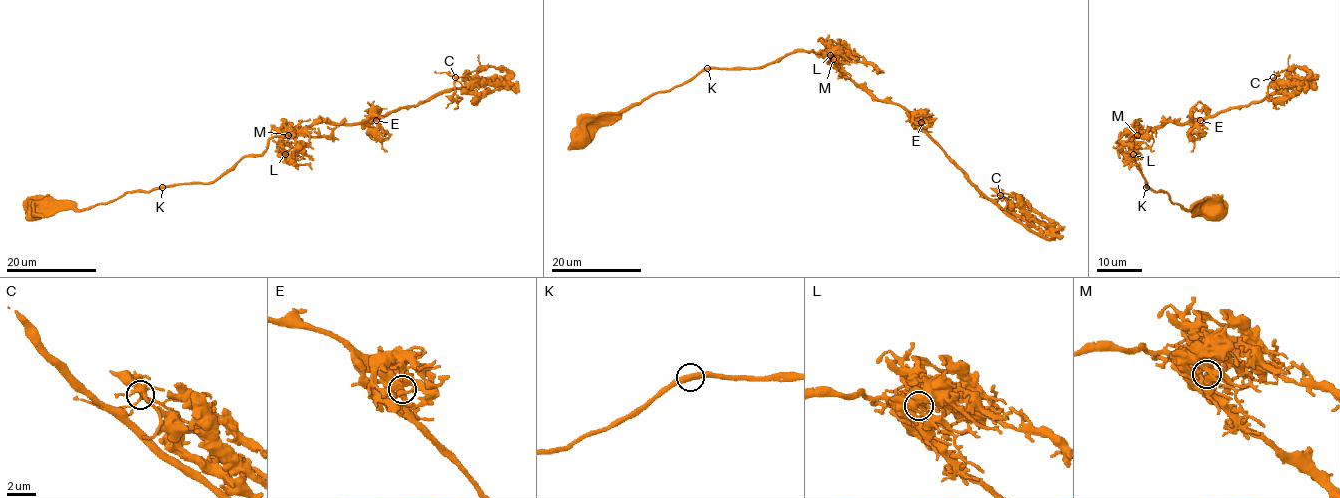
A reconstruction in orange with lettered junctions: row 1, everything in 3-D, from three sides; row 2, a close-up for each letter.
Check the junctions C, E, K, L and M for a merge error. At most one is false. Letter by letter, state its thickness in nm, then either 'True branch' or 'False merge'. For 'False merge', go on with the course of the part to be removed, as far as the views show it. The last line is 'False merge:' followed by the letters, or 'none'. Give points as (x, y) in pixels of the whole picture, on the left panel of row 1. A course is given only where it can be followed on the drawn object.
C: Thickness 280 nm. True branch
E: Thickness 440 nm. True branch
K: Thickness 440 nm. True branch
L: Thickness 400 nm. True branch
M: Thickness 500 nm. True branch
False merge: none

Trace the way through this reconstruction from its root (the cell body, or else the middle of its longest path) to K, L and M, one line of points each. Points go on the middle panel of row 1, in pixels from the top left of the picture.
K: (578, 138), (583, 127), (595, 118), (622, 113), (656, 93), (667, 92), (691, 80), (708, 68)
L: (578, 138), (583, 127), (595, 118), (622, 113), (707, 69), (761, 68), (797, 51), (830, 55)
M: (578, 138), (583, 127), (595, 118), (622, 113), (707, 69), (761, 68), (797, 51), (824, 52), (833, 59)

